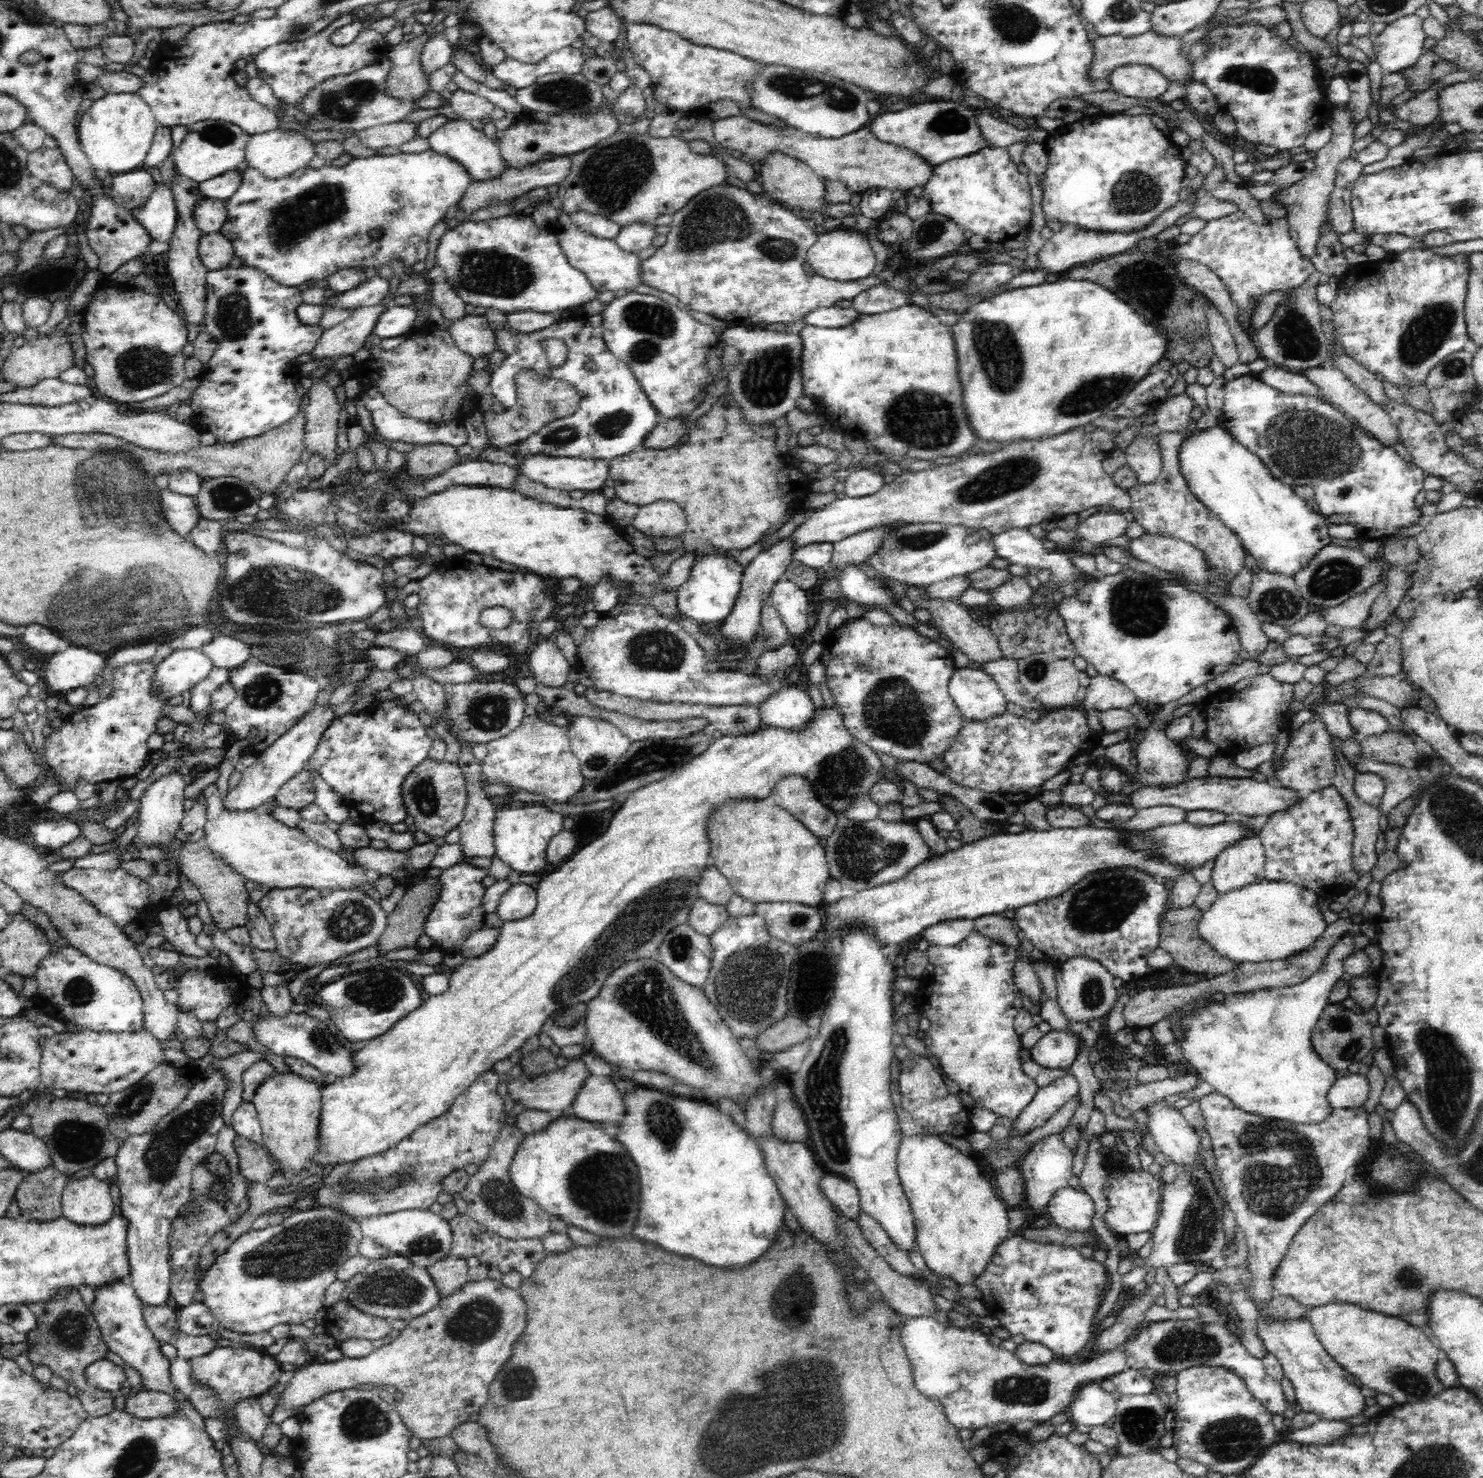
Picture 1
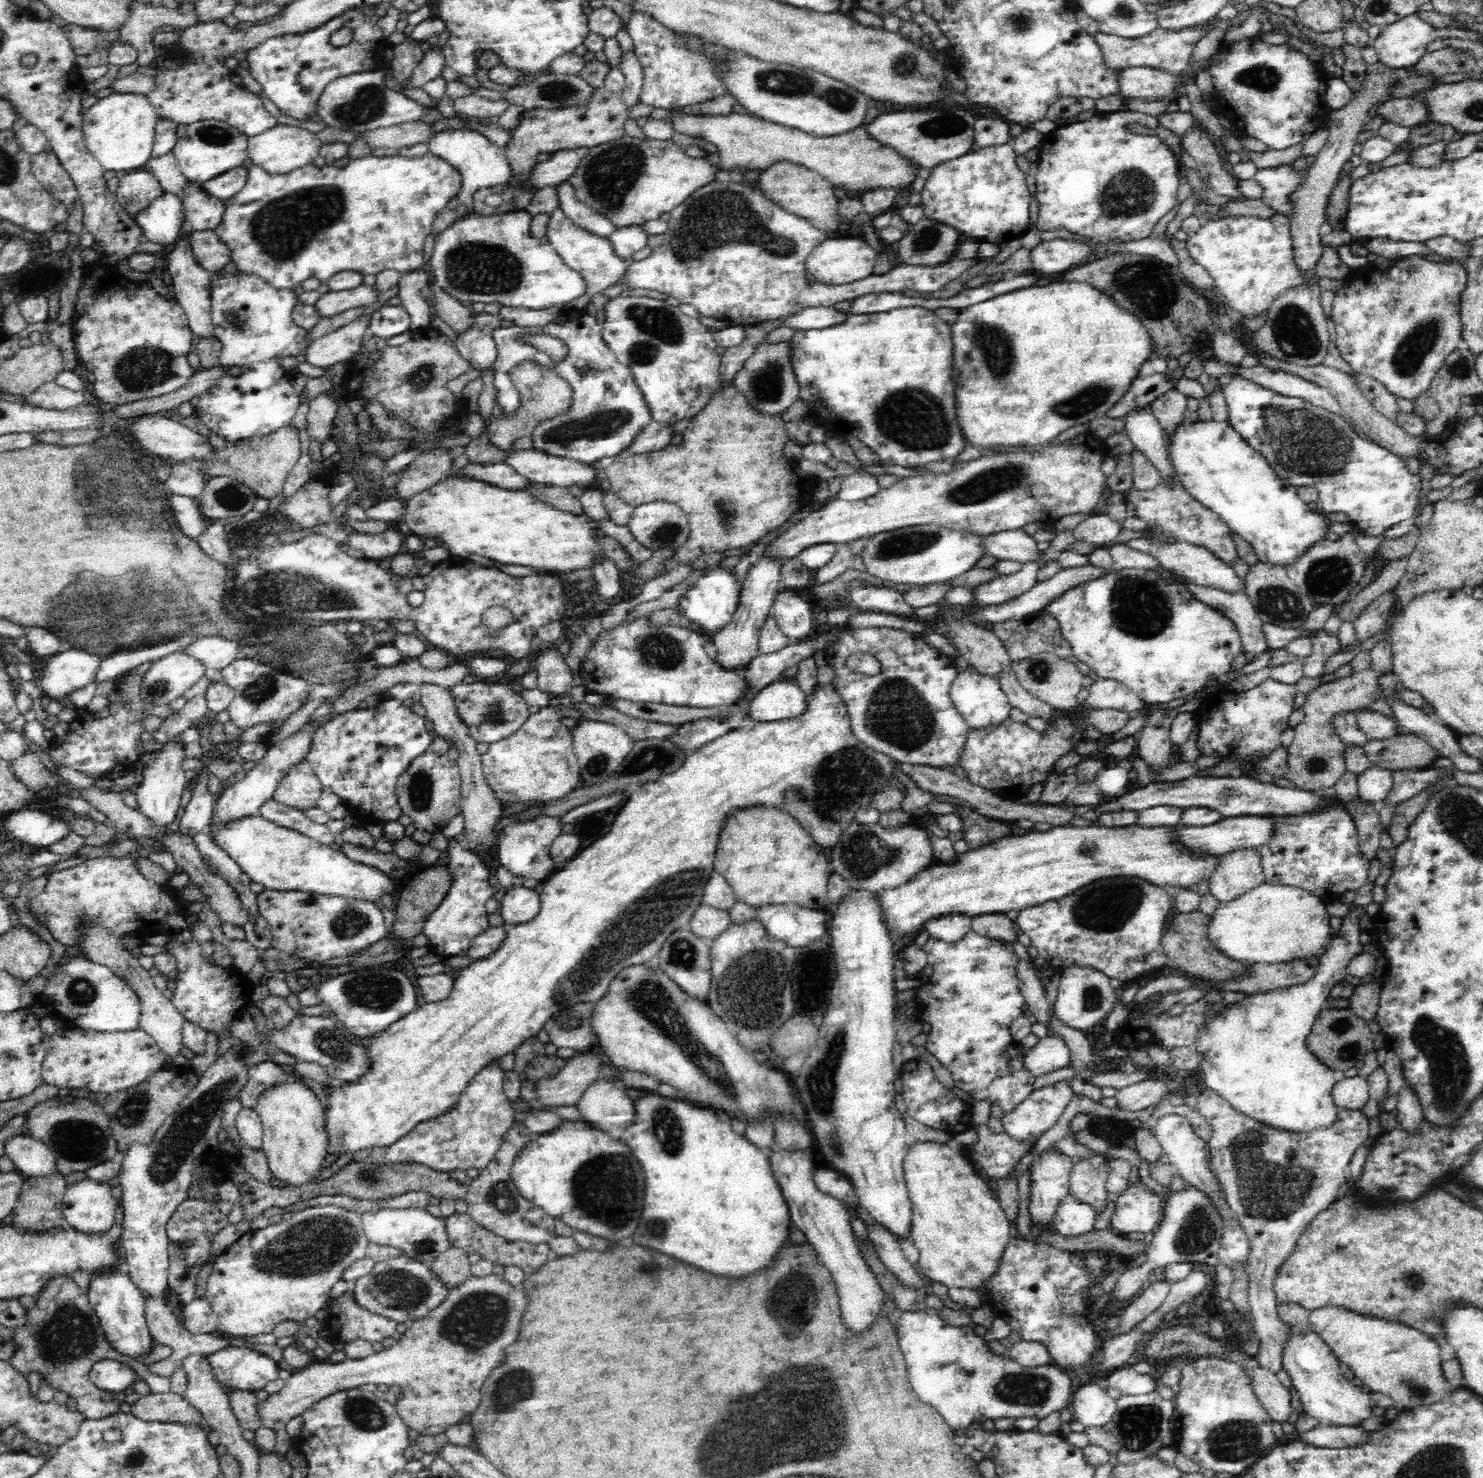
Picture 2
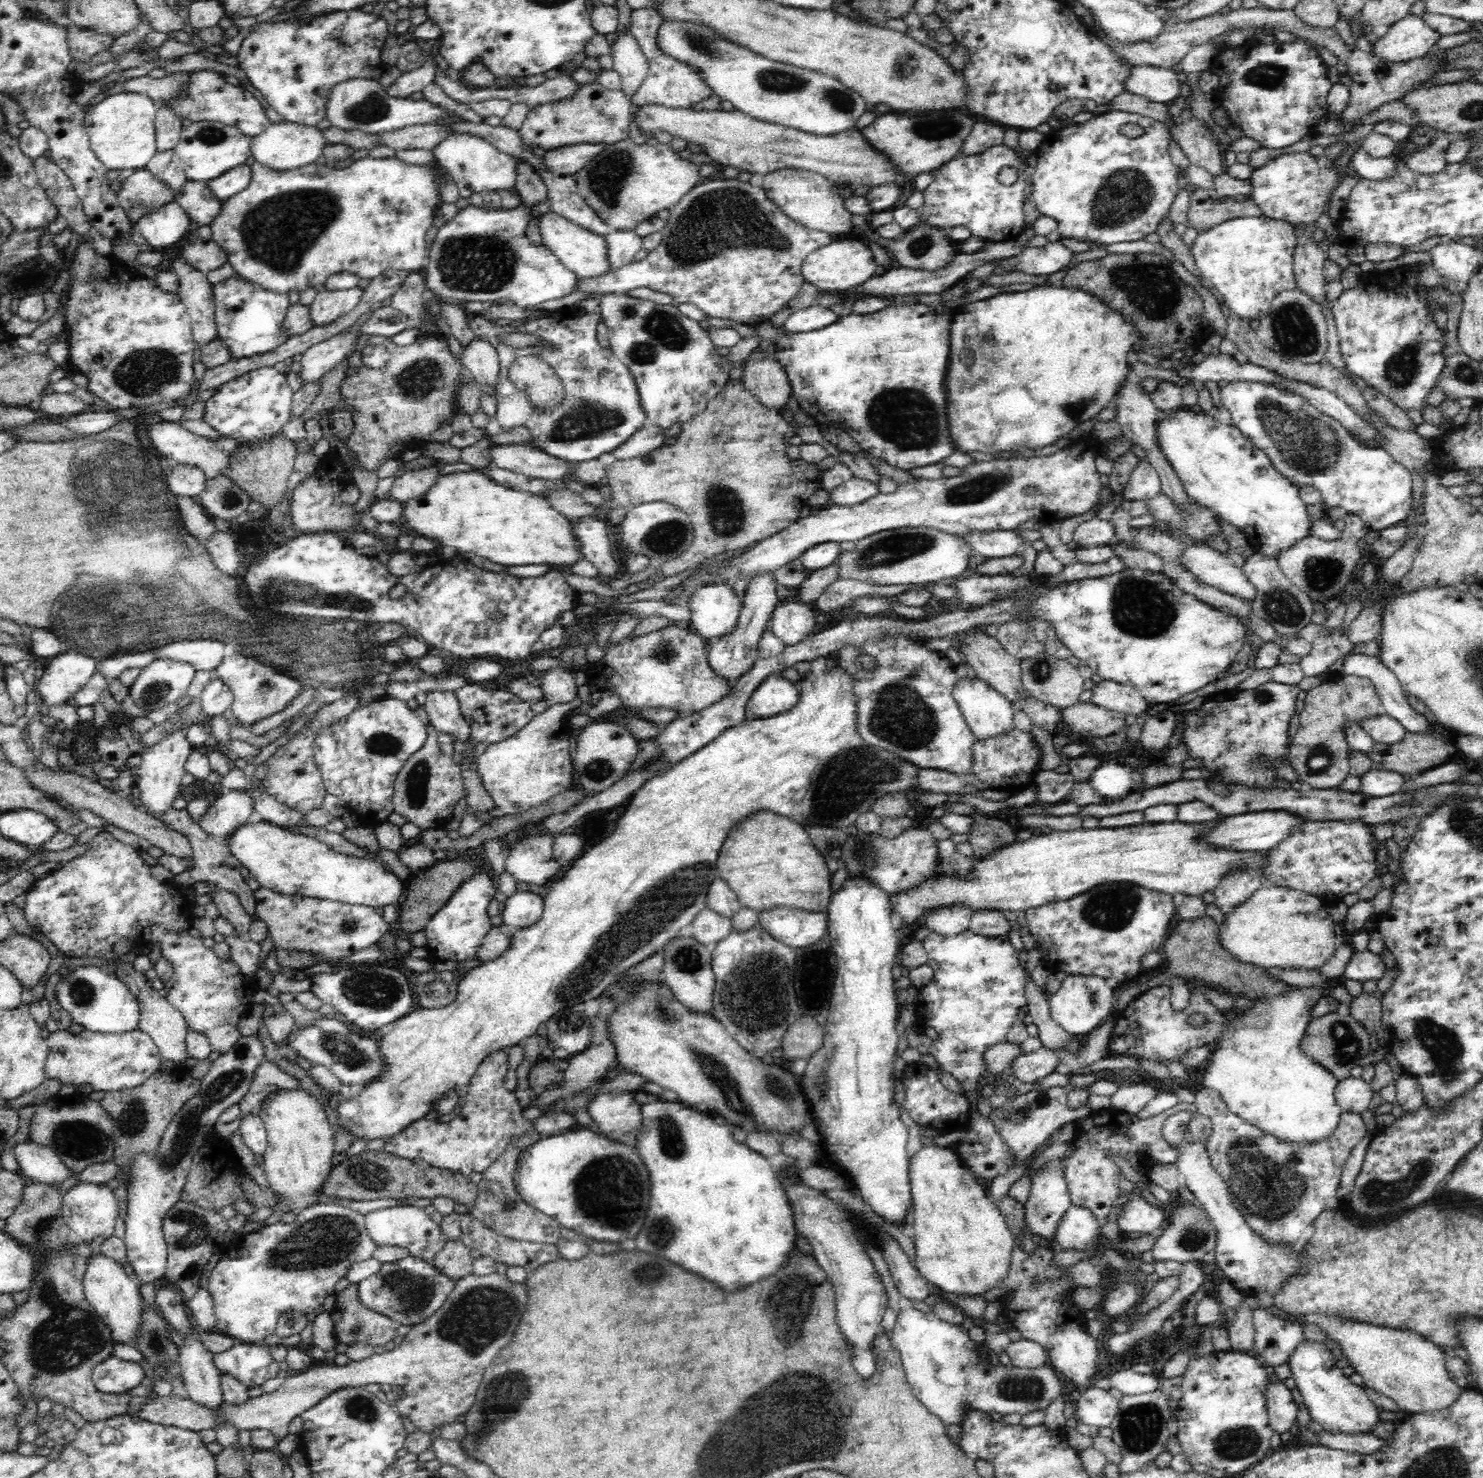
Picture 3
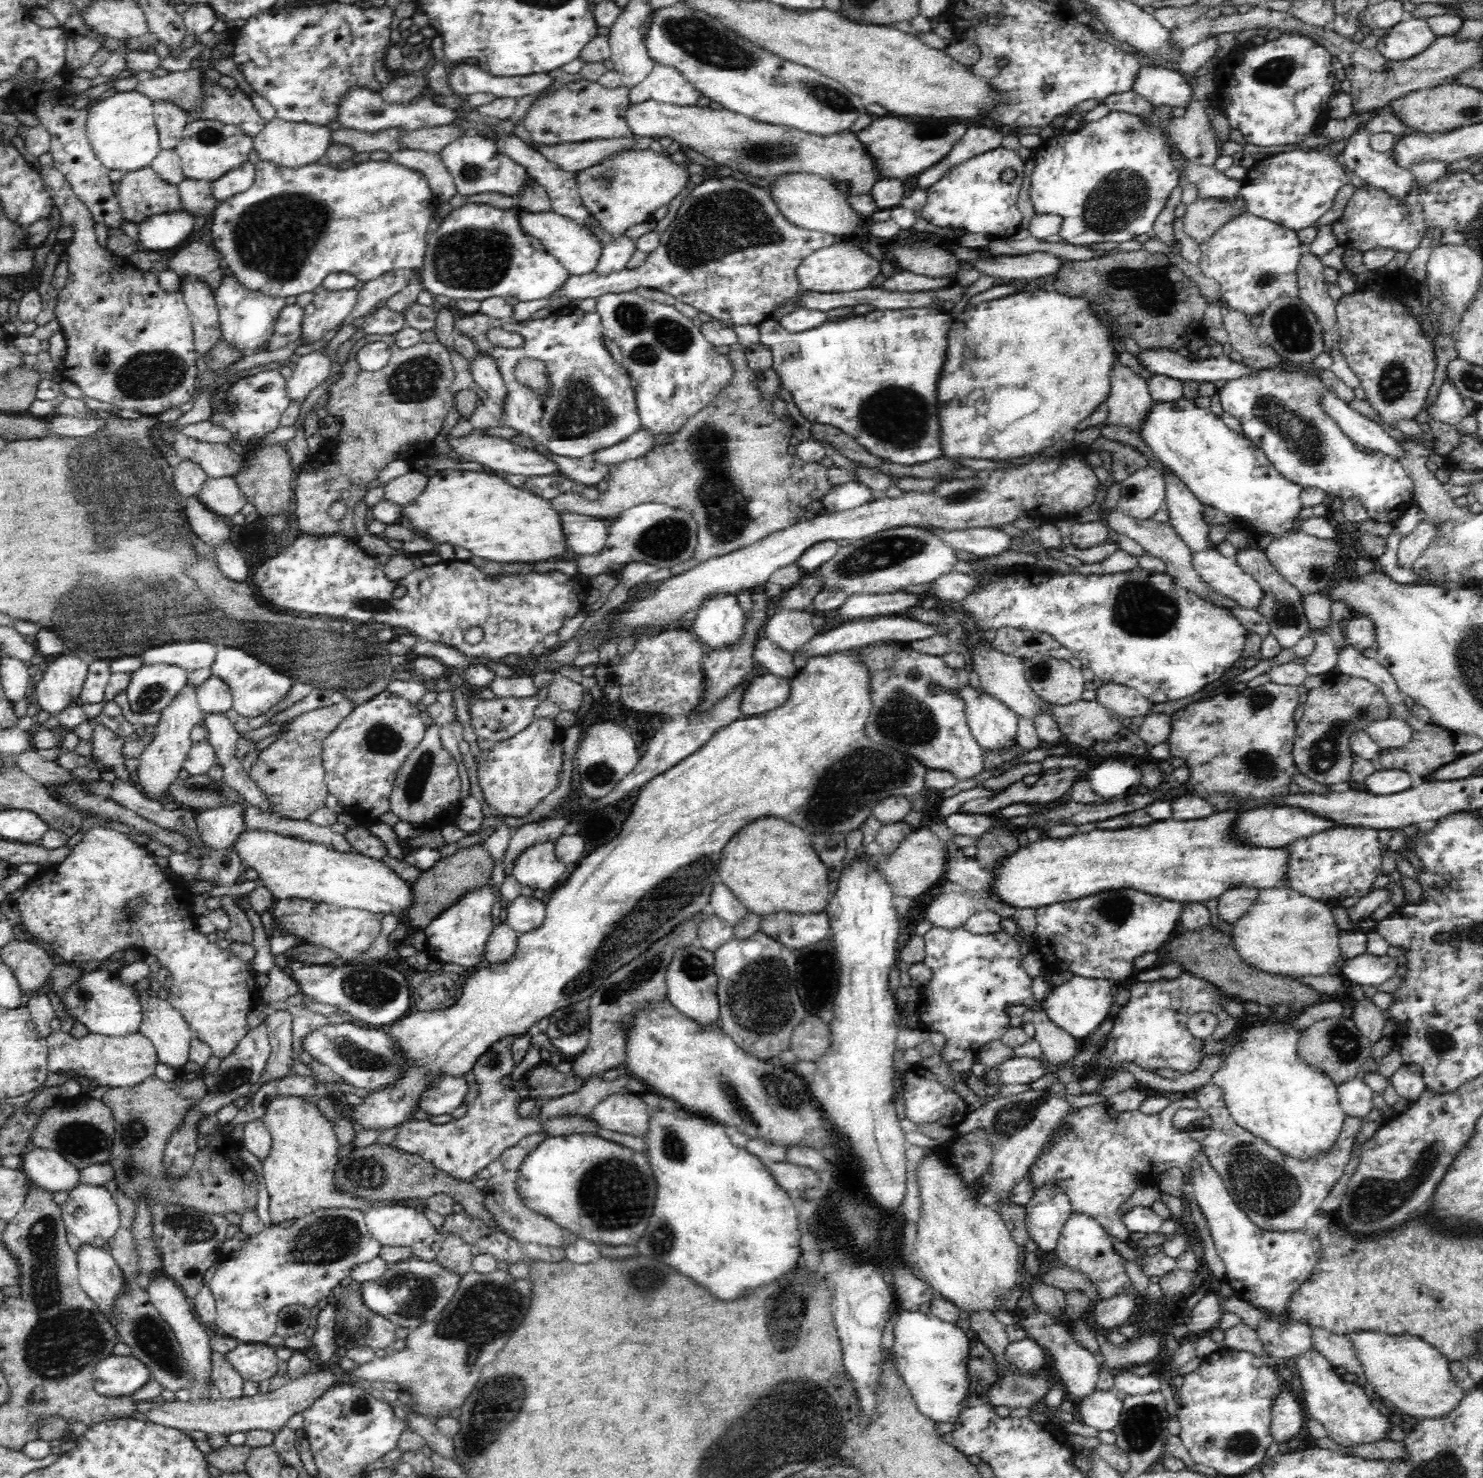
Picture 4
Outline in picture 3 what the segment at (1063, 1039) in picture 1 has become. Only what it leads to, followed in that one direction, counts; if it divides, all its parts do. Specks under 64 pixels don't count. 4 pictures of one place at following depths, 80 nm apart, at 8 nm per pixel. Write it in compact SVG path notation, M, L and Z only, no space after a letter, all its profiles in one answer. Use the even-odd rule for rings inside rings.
M1042 1047L1030 1054L1019 1055L1010 1064L1012 1078L1023 1083L1038 1082L1054 1073L1064 1052L1052 1051Z

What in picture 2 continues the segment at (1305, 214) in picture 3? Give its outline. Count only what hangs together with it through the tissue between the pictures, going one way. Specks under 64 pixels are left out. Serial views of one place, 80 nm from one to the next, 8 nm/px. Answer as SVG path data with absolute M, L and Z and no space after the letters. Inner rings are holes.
M1294 163L1275 166L1274 168L1258 169L1254 179L1264 189L1261 201L1266 203L1276 215L1284 214L1290 217L1292 214L1293 191L1302 187L1307 180L1309 171L1296 169Z

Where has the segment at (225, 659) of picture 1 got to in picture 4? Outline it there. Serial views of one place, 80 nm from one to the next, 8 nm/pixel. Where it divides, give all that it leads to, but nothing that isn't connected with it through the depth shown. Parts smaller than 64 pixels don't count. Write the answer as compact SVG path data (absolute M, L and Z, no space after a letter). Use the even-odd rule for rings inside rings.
M178 642L178 644L164 644L164 646L144 650L139 656L144 665L168 663L193 672L211 667L216 660L218 648L216 644L209 642Z

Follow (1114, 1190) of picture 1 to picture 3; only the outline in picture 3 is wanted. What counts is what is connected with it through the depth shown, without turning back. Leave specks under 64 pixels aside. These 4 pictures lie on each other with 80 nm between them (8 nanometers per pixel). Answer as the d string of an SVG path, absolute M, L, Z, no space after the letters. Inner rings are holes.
M1135 1192L1130 1193L1130 1200L1124 1206L1116 1223L1123 1232L1140 1232L1142 1235L1149 1235L1150 1232L1162 1227L1164 1222L1164 1212L1154 1208L1152 1204L1144 1202L1142 1197Z

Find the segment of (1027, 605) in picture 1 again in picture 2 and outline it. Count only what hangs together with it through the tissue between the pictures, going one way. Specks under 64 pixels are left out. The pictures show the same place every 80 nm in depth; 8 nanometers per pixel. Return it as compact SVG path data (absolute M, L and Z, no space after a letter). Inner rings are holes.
M1026 562L1022 570L1010 575L1000 575L996 580L970 588L974 595L974 602L982 606L1000 606L1026 594L1038 582L1037 573L1040 568L1038 562Z

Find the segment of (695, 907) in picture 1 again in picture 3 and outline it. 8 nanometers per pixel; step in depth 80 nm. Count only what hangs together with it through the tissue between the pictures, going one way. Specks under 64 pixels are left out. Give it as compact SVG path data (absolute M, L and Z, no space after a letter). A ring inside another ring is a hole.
M706 907L696 914L688 930L700 944L712 948L730 934L733 924L731 918L720 916Z

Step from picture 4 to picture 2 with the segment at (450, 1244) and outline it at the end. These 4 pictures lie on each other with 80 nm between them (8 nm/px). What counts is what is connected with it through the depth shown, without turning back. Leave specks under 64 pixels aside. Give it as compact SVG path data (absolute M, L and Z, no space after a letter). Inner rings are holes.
M451 1246L444 1253L439 1254L431 1263L430 1270L436 1278L443 1283L446 1289L458 1288L470 1278L472 1264L468 1259L468 1253L460 1248Z

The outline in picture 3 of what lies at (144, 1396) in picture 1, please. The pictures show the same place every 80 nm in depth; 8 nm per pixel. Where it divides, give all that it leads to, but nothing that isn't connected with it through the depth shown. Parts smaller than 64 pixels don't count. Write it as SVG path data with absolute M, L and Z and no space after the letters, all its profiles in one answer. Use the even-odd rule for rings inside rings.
M497 1271L489 1274L488 1276L478 1276L474 1273L465 1276L462 1280L458 1280L456 1282L454 1290L450 1292L446 1302L442 1304L434 1314L430 1315L430 1318L426 1318L424 1322L418 1322L418 1324L414 1324L411 1326L410 1331L404 1336L403 1342L395 1346L391 1351L384 1351L381 1354L374 1353L372 1356L368 1356L368 1358L364 1358L364 1360L360 1360L360 1362L350 1361L347 1365L312 1365L310 1368L298 1373L289 1373L285 1378L284 1383L274 1392L271 1393L263 1393L258 1397L250 1397L248 1401L242 1404L230 1404L224 1403L217 1411L214 1411L208 1407L204 1407L188 1398L180 1398L178 1396L174 1396L170 1394L170 1396L152 1396L148 1398L146 1404L140 1409L138 1418L143 1419L144 1421L154 1423L154 1424L162 1424L164 1426L178 1426L182 1427L184 1430L206 1430L208 1428L216 1428L218 1424L231 1424L239 1430L254 1430L257 1428L258 1430L271 1430L276 1437L277 1443L282 1440L289 1433L289 1424L292 1422L294 1417L300 1417L301 1414L305 1410L310 1410L313 1406L316 1406L318 1402L320 1402L323 1398L326 1398L328 1394L333 1393L335 1390L344 1388L344 1387L362 1387L368 1384L391 1384L391 1386L402 1386L404 1390L404 1396L401 1397L397 1402L396 1406L399 1410L400 1414L407 1416L412 1423L416 1426L416 1428L420 1429L425 1433L434 1433L437 1432L442 1425L449 1424L460 1416L460 1414L466 1414L468 1410L471 1409L471 1406L475 1401L475 1392L478 1390L480 1386L480 1382L482 1382L485 1370L488 1369L488 1366L492 1364L492 1360L498 1356L498 1352L512 1340L512 1334L516 1332L516 1328L518 1328L518 1322L520 1322L522 1318L522 1314L524 1314L524 1310L526 1310L526 1304L528 1304L528 1289L526 1283L514 1283L511 1282L505 1274L500 1274Z

